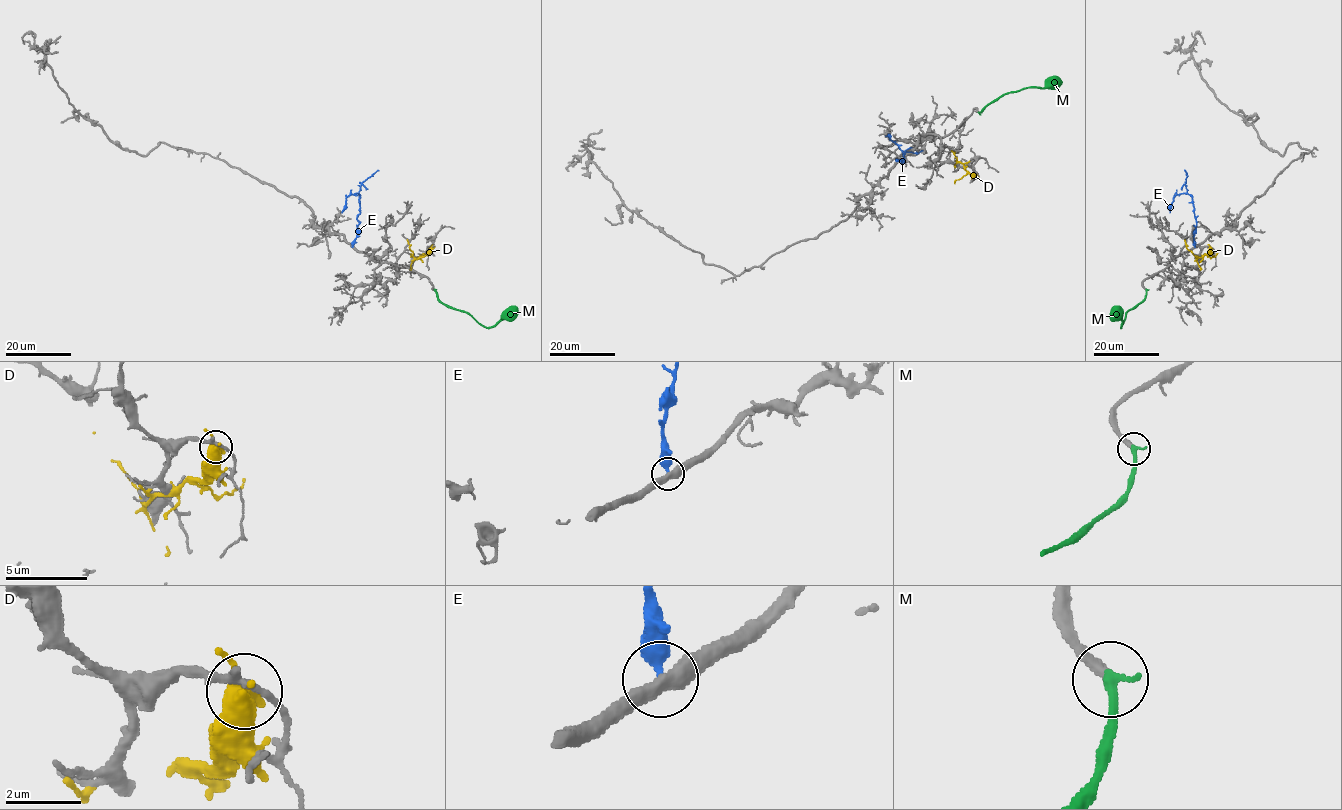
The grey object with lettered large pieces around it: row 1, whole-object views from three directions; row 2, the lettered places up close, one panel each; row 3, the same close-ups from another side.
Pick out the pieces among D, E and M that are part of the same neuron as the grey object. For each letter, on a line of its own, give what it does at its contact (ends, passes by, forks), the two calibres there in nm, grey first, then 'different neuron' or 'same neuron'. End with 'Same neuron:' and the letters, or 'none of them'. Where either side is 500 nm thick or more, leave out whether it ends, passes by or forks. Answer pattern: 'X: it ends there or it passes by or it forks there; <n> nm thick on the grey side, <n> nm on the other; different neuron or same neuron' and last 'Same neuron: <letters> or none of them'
D: it forks there; 240 nm thick on the grey side, 360 nm on the other; different neuron
E: it ends there; 460 nm thick on the grey side, 400 nm on the other; different neuron
M: it ends there; 380 nm thick on the grey side, 320 nm on the other; same neuron
Same neuron: M

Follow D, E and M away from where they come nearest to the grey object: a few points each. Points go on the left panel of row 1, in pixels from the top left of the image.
D: (433, 248), (416, 258), (407, 239)
E: (352, 246), (359, 223), (359, 193), (346, 198), (346, 207), (342, 212)
M: (434, 289), (442, 303), (469, 313), (486, 327), (495, 326), (517, 307)

